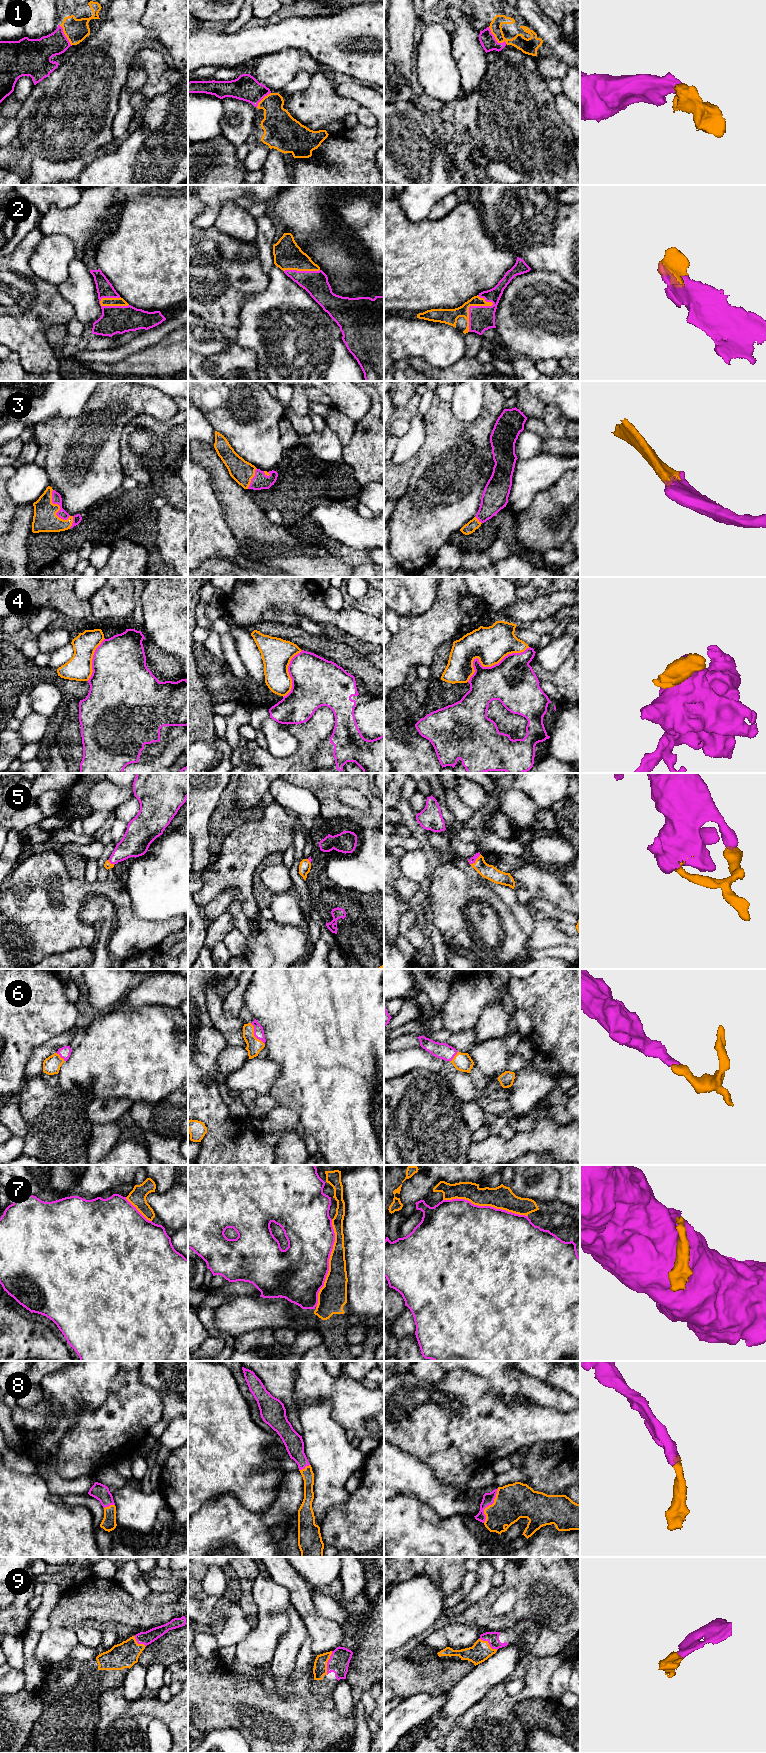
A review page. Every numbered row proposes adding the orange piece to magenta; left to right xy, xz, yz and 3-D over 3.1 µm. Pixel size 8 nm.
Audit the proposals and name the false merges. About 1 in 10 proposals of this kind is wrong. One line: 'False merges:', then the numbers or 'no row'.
False merges: 4, 7

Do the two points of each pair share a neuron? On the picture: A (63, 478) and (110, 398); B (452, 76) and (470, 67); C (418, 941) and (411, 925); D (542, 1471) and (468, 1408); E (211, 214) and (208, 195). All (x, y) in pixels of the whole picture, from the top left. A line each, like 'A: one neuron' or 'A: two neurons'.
A: one neuron
B: two neurons
C: one neuron
D: two neurons
E: one neuron

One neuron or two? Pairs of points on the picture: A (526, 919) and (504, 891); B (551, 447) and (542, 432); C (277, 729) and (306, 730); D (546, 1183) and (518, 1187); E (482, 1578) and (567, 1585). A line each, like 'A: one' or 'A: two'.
A: one
B: one
C: two
D: one
E: two

